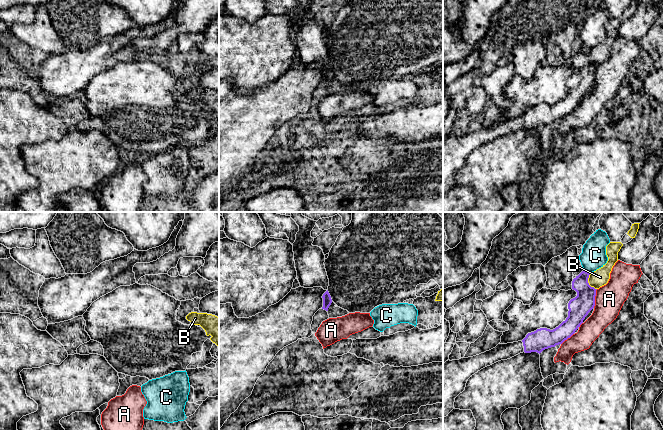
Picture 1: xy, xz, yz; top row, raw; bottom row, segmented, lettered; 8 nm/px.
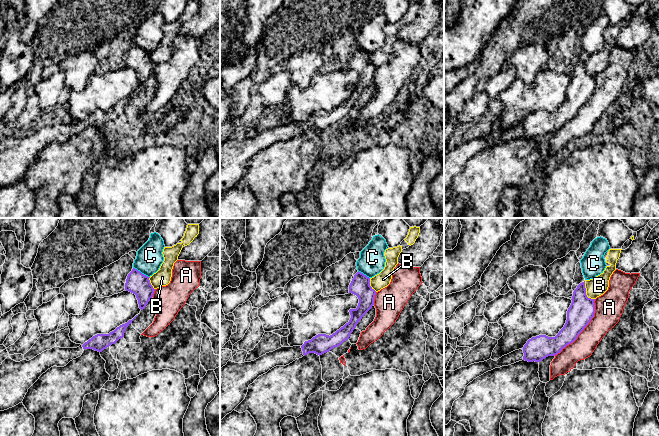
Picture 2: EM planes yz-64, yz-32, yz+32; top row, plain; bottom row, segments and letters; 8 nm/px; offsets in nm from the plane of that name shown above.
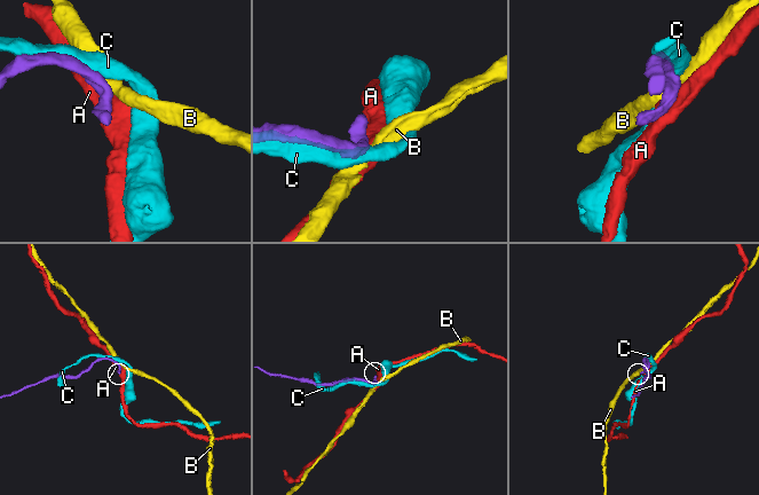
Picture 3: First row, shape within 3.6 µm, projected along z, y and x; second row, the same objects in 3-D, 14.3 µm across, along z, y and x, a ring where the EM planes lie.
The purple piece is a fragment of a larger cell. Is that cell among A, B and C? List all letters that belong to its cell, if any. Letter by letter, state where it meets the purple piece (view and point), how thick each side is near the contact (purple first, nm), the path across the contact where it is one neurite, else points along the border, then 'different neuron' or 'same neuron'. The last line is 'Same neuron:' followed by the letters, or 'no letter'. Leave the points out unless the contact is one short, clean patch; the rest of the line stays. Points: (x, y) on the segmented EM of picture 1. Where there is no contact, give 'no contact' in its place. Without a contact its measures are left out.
A: contact yz (594, 298); calibres 170 and 240 nm; different neuron
B: contact yz (587, 282); calibres 170 and 140 nm; border yz (589, 273), (588, 283), (596, 289); different neuron
C: contact yz (587, 272); calibres 170 and 200 nm; different neuron
Same neuron: no letter

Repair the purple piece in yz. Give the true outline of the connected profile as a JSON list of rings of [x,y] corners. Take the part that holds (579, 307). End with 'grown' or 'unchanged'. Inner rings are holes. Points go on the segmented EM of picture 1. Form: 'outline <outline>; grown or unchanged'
outline [[[583,270],[572,281],[572,289],[577,292],[577,296],[568,303],[568,317],[558,327],[553,330],[540,328],[534,332],[528,333],[522,341],[498,344],[495,348],[481,353],[479,355],[461,358],[459,360],[448,360],[443,364],[443,418],[454,409],[455,398],[465,390],[468,379],[480,371],[498,361],[510,359],[520,353],[541,353],[543,350],[562,344],[570,338],[583,323],[583,320],[595,306],[596,290],[588,283],[590,273]]]; grown

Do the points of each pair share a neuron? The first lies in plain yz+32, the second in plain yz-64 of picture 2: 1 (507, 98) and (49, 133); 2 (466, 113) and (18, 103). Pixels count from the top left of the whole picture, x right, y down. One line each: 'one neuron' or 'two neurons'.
1: two neurons
2: two neurons

